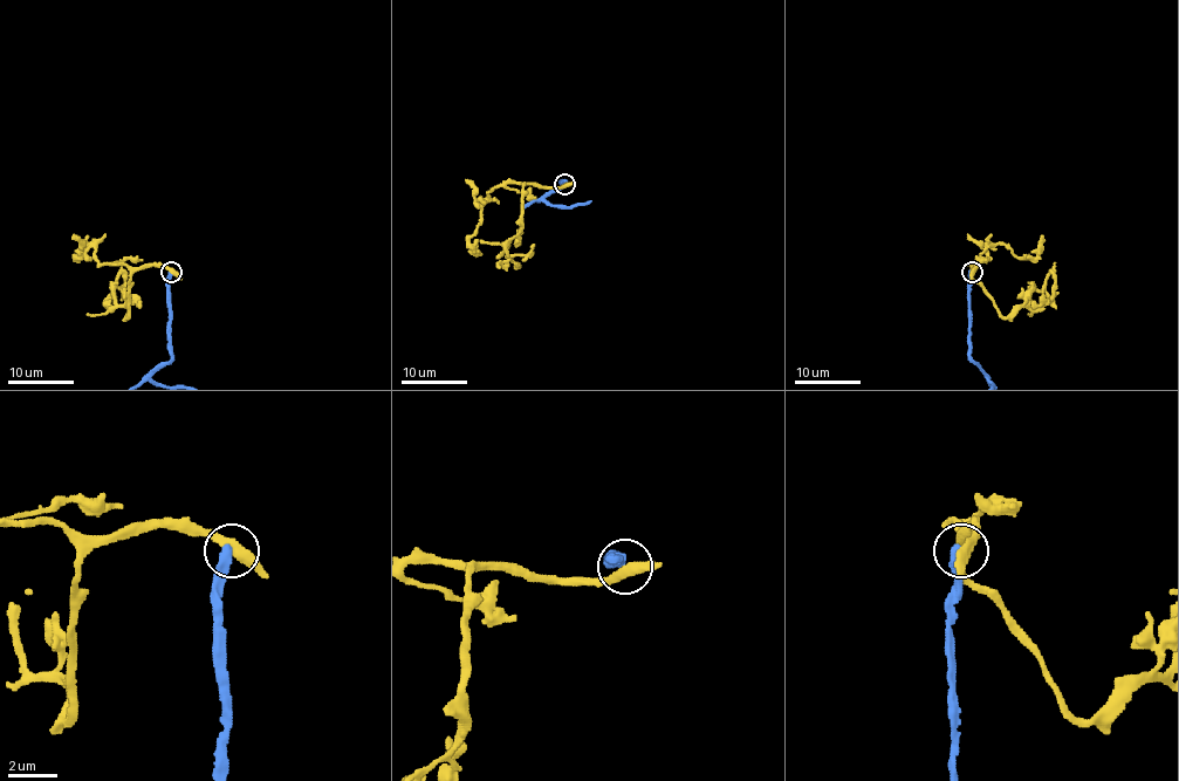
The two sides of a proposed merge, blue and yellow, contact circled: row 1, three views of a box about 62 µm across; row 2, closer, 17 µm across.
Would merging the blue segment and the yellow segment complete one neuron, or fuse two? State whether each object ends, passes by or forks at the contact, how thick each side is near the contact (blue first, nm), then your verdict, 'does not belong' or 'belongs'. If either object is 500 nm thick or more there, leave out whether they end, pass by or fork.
blue ends there; yellow passes by; 400 nm thick on the blue side, 440 nm on the other; does not belong

